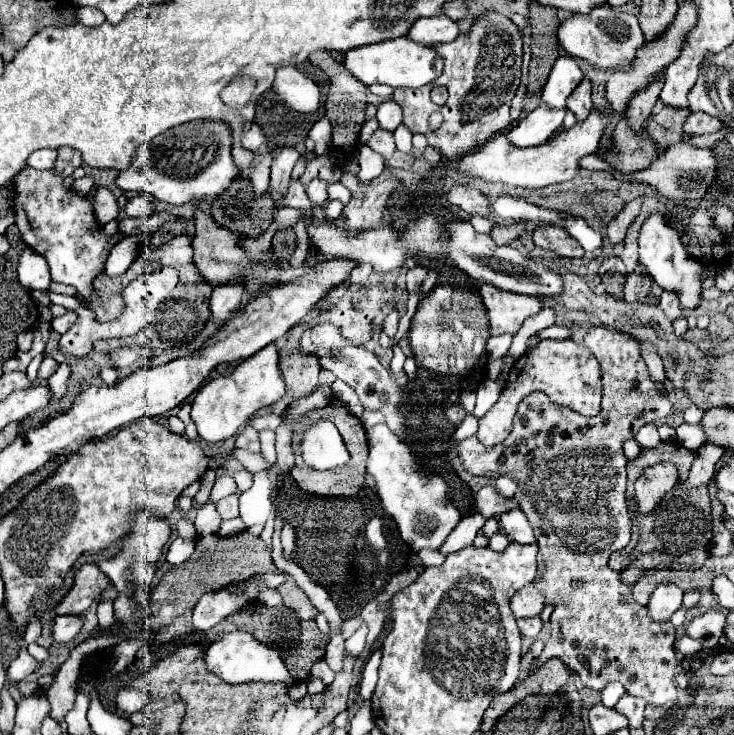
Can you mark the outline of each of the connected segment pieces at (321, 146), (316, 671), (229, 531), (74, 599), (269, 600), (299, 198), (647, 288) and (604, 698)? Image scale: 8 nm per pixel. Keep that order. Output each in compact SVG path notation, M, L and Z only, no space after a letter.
M321 118L313 124L307 138L315 142L315 154L329 154L331 150L331 122L327 118Z
M319 660L319 662L311 668L311 676L313 676L313 678L323 680L325 684L331 684L331 682L333 682L333 678L335 678L335 672L327 666L327 662L325 662L325 660Z
M231 518L231 520L223 520L221 522L219 536L237 536L237 534L241 534L245 530L247 530L247 526L243 524L241 518Z
M83 564L73 578L73 586L67 590L63 600L53 608L57 616L81 616L95 602L97 594L109 584L109 578L95 566Z
M267 590L263 594L259 594L259 600L265 604L265 606L283 606L283 598L277 590Z
M291 180L291 182L289 182L289 188L287 188L287 192L283 194L281 204L303 210L303 216L305 216L305 218L311 218L311 214L313 214L313 202L307 198L307 194L305 194L305 184L301 184L299 180Z
M635 272L628 275L630 276L626 277L624 285L625 302L651 302L651 280L649 276Z
M609 682L603 690L601 690L601 702L605 706L615 706L617 700L621 698L621 694L625 694L625 688L619 684L619 682Z

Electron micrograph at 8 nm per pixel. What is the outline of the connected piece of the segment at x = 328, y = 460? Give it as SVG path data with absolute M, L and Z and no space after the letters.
M317 420L307 426L301 440L301 458L315 470L331 470L349 462L343 438L331 420Z

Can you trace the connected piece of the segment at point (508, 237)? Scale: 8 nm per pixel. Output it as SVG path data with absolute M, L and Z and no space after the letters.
M511 224L511 228L509 226L497 226L491 230L491 238L495 240L495 244L503 246L503 244L509 244L511 240L515 240L521 232L523 232L521 224Z

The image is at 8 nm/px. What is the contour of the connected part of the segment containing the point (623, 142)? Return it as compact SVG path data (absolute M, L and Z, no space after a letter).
M625 118L619 120L613 132L613 142L615 150L603 154L603 158L611 162L621 174L637 174L649 168L659 152L647 128L643 128L643 132L635 132Z

